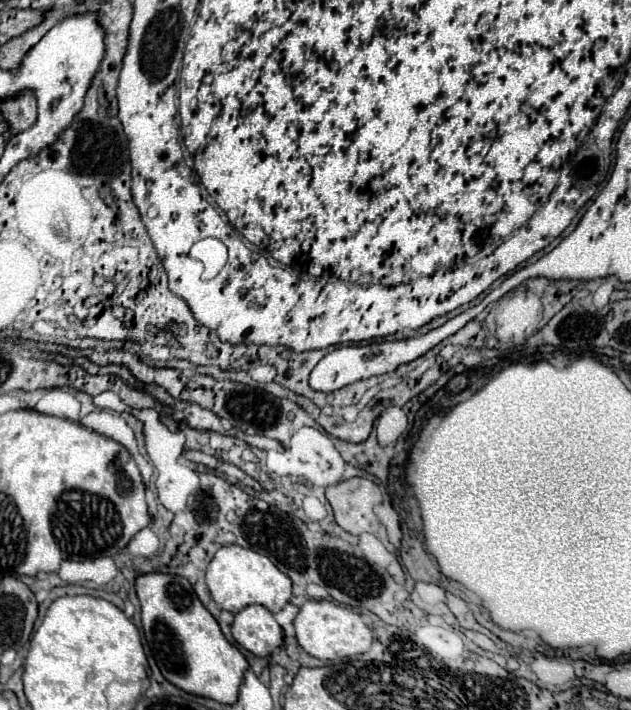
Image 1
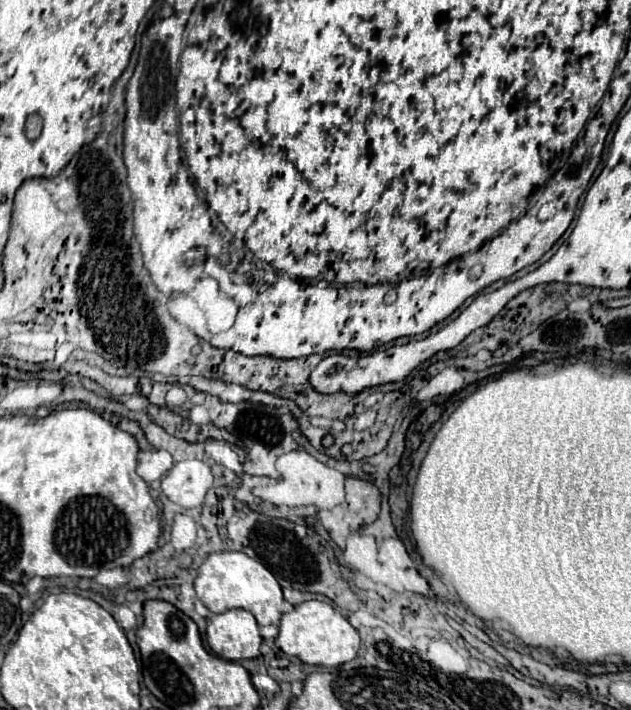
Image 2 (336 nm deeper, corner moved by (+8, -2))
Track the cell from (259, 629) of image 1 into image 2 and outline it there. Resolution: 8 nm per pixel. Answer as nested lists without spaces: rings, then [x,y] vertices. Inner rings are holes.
[[[228,610],[208,620],[206,640],[214,654],[226,660],[258,658],[262,636],[248,610]]]

